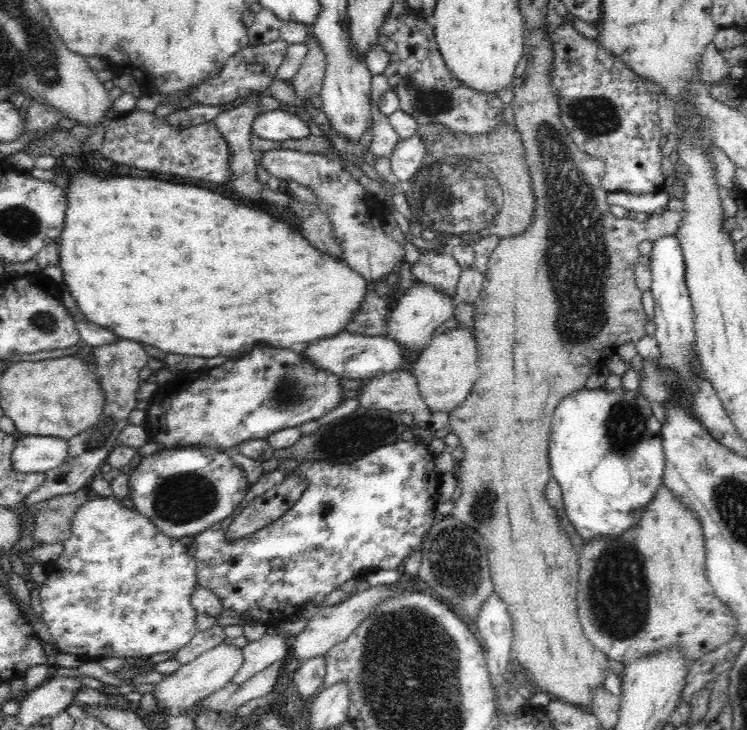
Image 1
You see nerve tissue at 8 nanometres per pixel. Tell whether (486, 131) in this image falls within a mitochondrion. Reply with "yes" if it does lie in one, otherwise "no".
no

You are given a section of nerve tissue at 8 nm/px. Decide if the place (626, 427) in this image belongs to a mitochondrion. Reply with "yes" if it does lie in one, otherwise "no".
yes

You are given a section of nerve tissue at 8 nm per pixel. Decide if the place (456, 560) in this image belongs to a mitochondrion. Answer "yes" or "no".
yes

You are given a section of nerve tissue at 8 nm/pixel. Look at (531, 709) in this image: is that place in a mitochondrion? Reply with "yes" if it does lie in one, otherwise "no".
no

